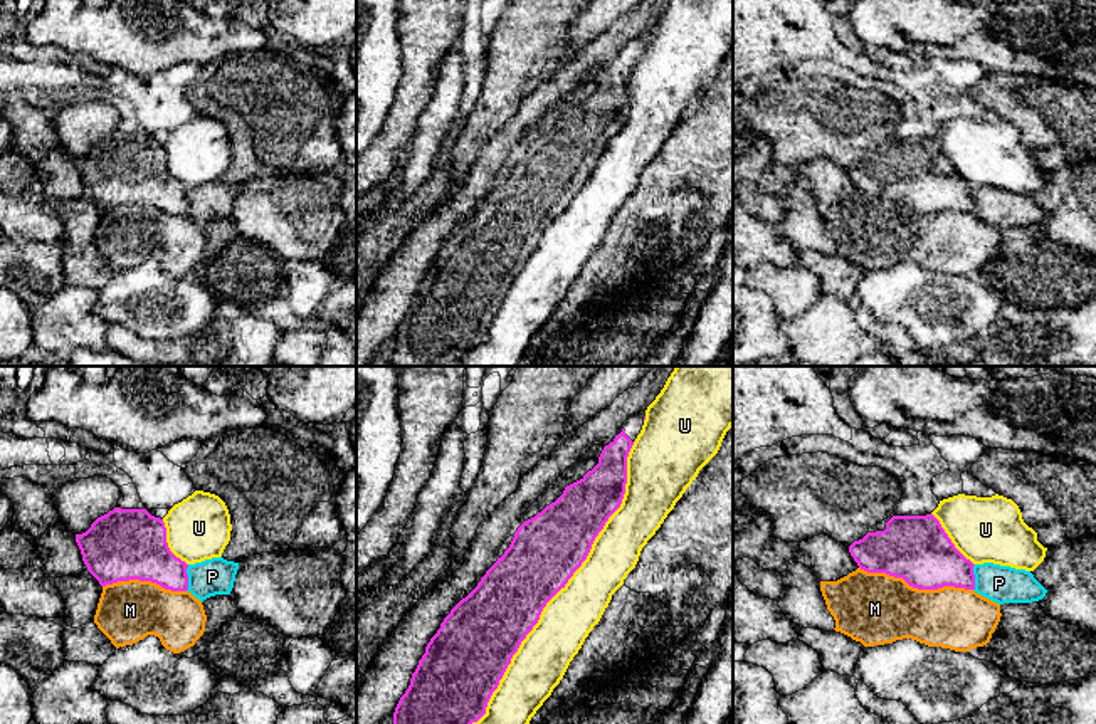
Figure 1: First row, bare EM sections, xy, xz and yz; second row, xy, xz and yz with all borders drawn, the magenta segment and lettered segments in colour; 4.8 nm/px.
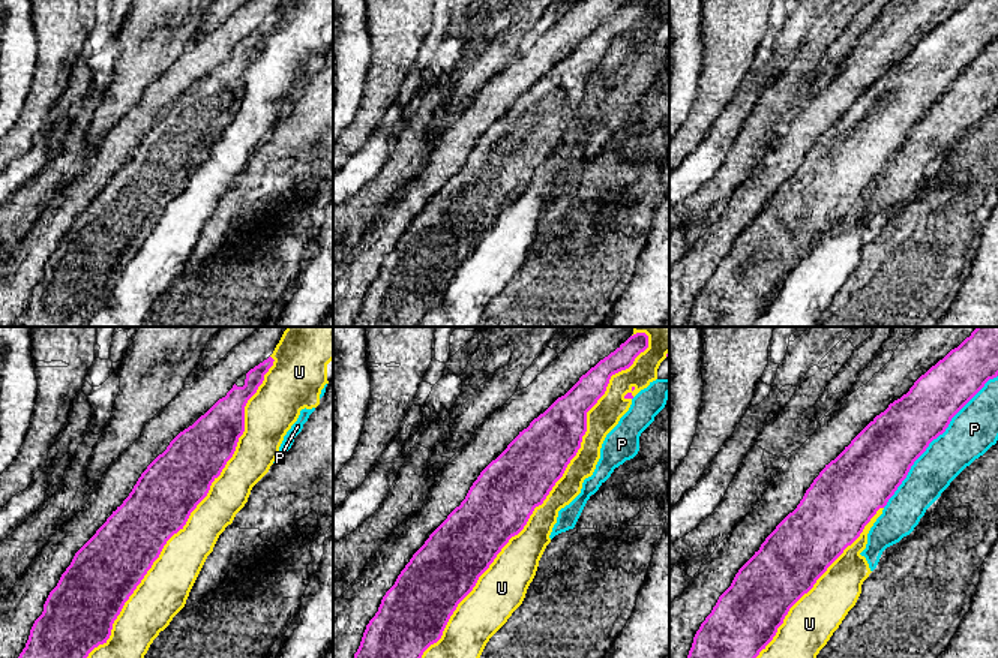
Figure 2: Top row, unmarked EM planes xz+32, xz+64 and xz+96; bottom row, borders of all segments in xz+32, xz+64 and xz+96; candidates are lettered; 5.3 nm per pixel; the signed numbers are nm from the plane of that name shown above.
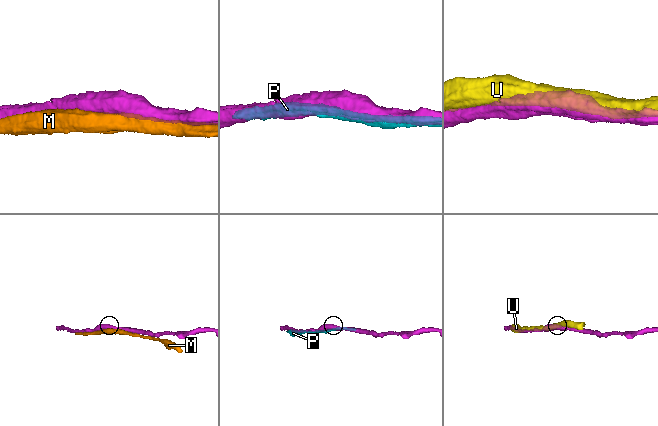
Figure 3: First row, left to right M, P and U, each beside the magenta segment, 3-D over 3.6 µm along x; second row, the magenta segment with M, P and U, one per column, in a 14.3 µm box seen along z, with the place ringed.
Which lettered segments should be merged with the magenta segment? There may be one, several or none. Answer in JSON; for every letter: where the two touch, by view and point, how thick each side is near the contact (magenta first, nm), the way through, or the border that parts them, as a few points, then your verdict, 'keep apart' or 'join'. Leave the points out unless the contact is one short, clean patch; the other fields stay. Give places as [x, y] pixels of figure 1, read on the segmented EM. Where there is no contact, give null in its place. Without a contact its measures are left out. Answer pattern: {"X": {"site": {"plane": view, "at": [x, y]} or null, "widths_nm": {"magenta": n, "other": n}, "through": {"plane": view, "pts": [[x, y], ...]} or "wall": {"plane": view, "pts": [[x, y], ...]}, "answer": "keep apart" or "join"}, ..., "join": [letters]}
{"M": {"site": {"plane": "yz", "at": [916, 587]}, "widths_nm": {"magenta": 320, "other": 340}, "answer": "keep apart"}, "P": {"site": {"plane": "xy", "at": [187, 578]}, "widths_nm": {"magenta": 260, "other": 180}, "answer": "keep apart"}, "U": {"site": {"plane": "xz", "at": [567, 582]}, "widths_nm": {"magenta": 340, "other": 240}, "answer": "keep apart"}, "join": []}

